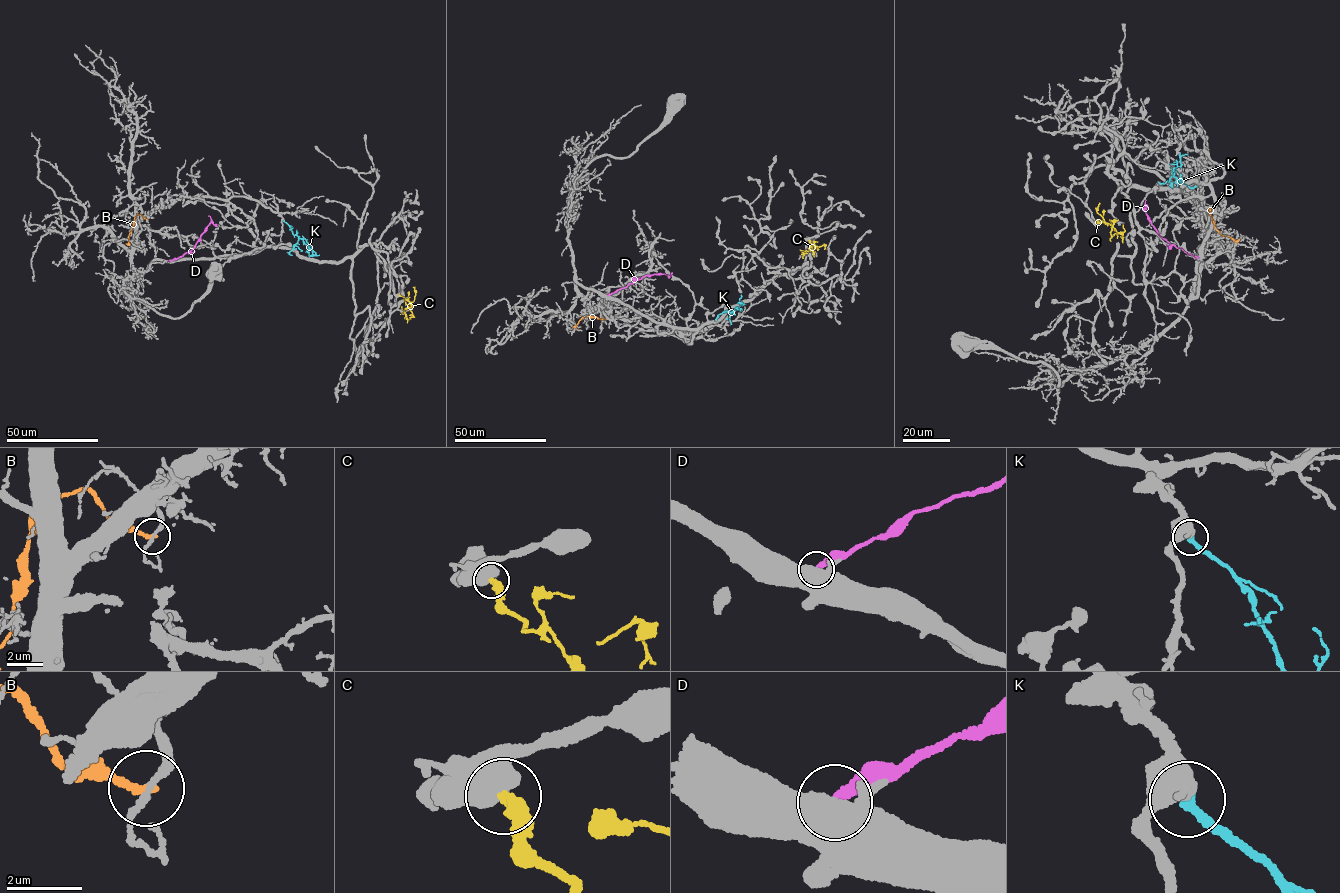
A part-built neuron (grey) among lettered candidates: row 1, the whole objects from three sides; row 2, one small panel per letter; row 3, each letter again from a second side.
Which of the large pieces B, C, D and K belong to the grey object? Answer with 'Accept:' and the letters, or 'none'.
Accept: none

